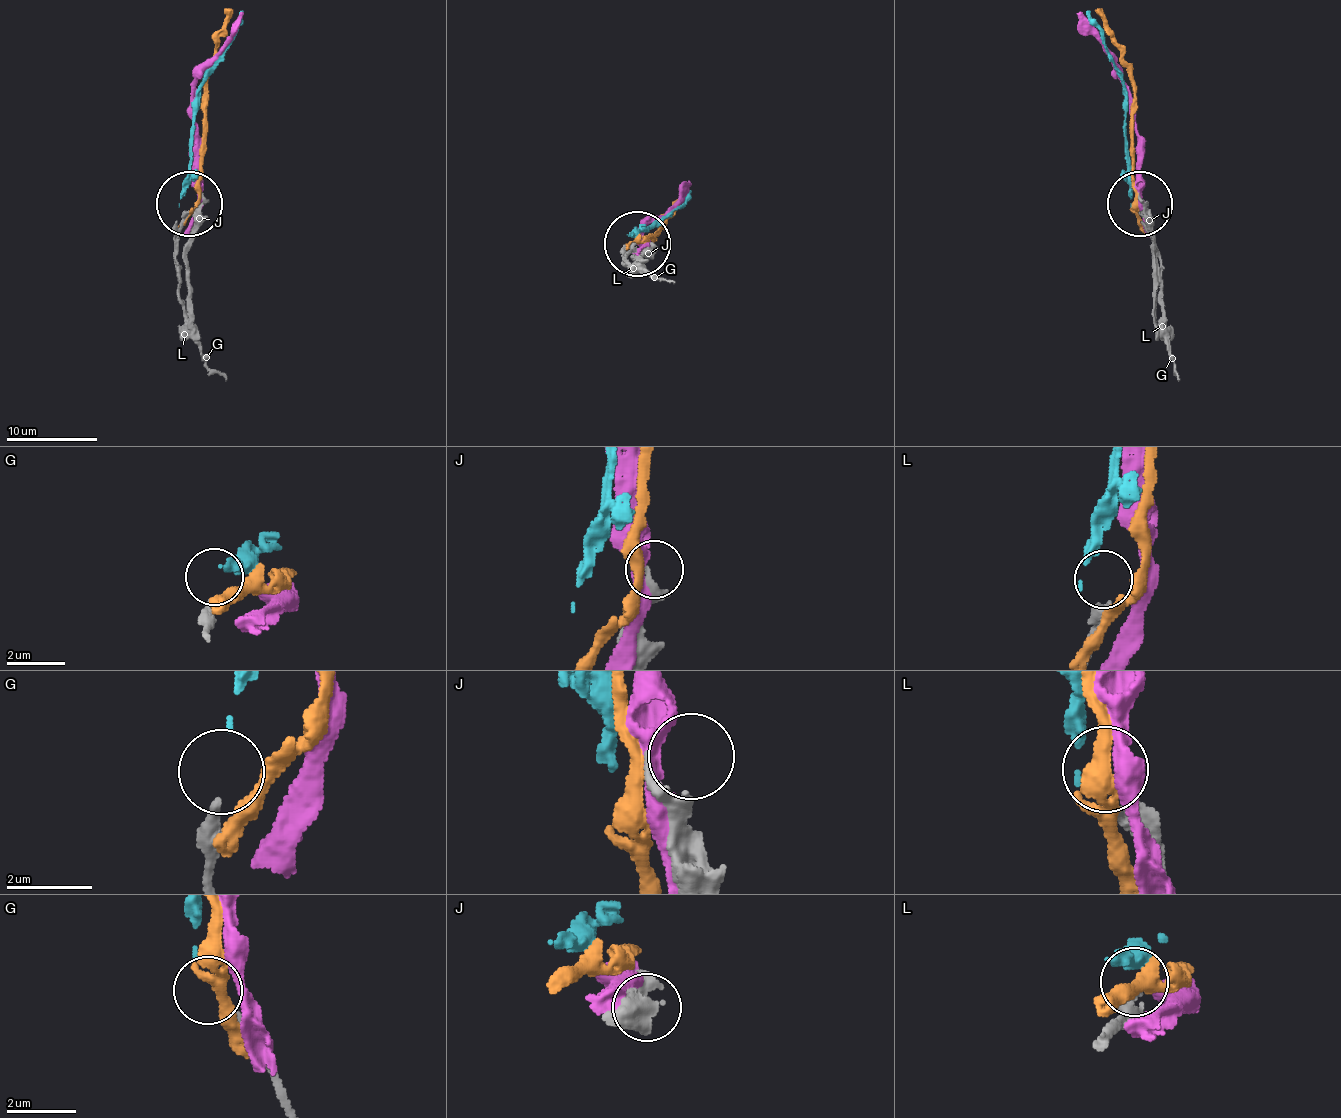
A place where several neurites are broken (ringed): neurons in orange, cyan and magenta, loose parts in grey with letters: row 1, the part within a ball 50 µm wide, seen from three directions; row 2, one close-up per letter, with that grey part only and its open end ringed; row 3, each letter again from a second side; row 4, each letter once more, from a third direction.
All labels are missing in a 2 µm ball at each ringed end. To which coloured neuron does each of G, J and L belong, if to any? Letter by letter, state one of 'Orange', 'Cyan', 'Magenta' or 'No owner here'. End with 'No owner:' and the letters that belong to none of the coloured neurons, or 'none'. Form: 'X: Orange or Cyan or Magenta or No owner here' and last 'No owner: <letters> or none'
G: Cyan
J: No owner here
L: No owner here
No owner: J, L

